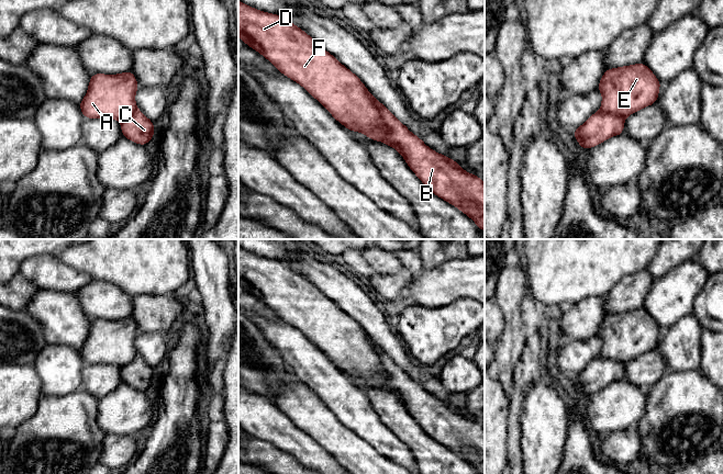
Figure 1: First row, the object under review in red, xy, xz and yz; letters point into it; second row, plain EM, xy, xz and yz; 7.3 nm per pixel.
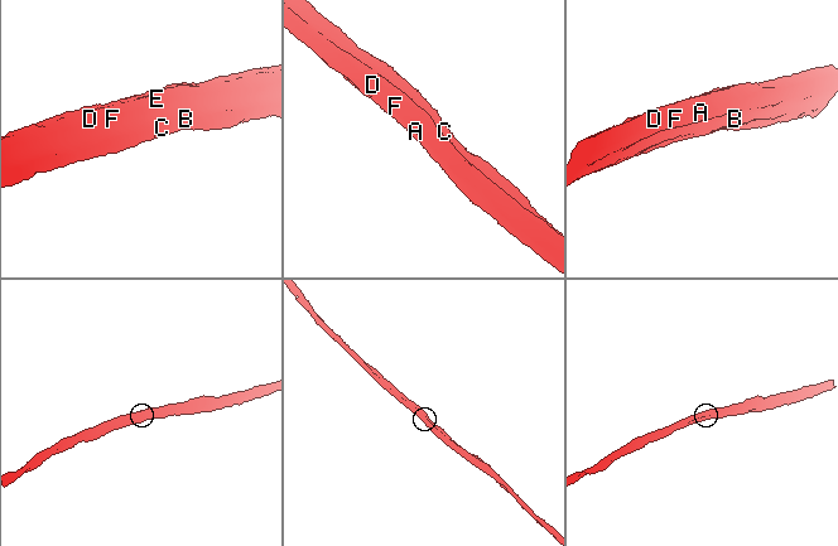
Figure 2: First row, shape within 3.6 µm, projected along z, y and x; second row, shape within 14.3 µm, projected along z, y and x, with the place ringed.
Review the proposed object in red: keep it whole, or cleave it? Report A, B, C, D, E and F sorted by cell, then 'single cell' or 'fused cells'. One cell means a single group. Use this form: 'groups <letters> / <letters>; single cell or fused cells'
groups A D E F / B C; fused cells

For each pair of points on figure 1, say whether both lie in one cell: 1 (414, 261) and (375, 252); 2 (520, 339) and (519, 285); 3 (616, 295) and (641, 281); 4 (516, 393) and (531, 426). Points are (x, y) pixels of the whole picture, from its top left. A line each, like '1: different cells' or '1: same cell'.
1: same cell
2: same cell
3: same cell
4: different cells

